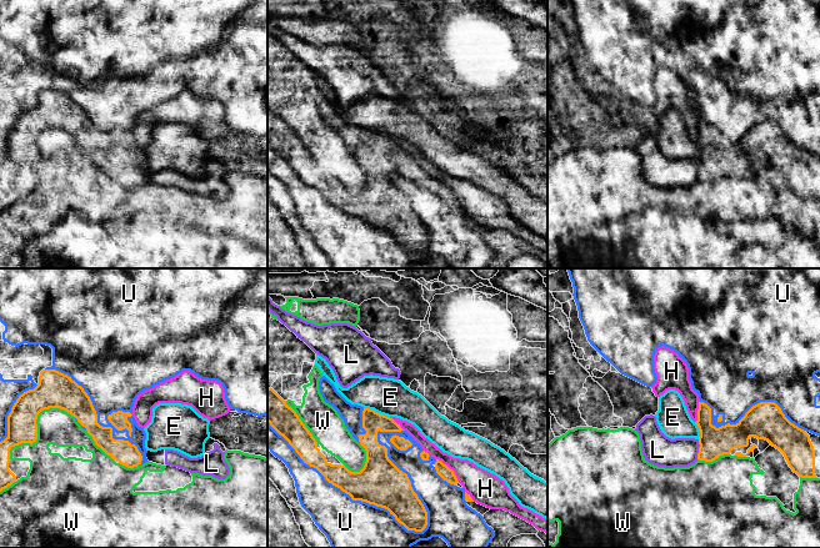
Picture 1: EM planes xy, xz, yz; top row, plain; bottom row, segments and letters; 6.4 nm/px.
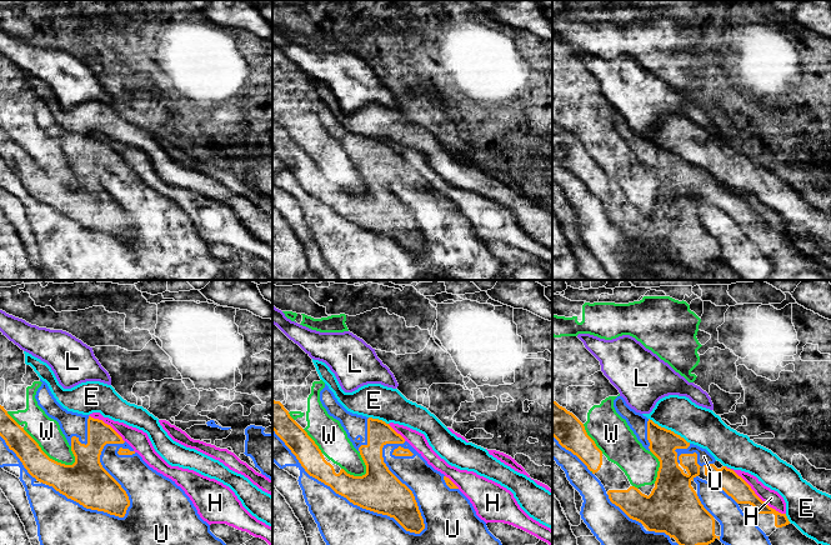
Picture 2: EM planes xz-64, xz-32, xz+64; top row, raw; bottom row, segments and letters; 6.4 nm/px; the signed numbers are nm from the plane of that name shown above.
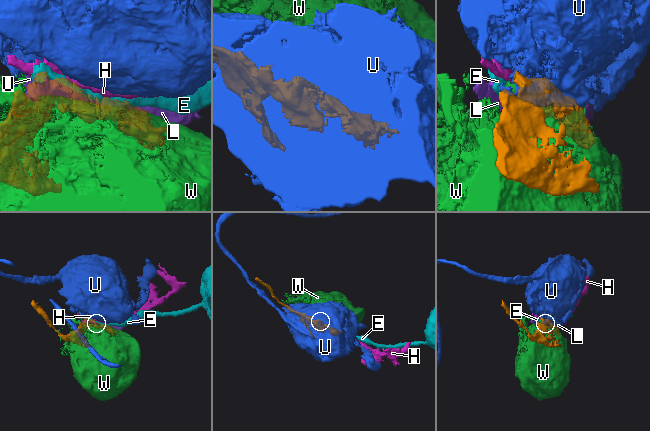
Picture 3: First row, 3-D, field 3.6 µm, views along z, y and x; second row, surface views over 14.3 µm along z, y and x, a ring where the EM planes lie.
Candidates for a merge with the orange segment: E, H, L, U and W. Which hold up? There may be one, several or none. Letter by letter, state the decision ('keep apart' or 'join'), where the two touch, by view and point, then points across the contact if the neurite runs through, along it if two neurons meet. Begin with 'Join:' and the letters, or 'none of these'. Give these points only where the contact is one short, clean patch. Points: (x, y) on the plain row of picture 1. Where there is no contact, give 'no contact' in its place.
Join: none of these
E: keep apart; contact xz (376, 132)
H: keep apart; contact xz (449, 189)
L: keep apart; contact yz (699, 170)
U: keep apart; contact xz (345, 212)
W: keep apart; contact xy (36, 146)

